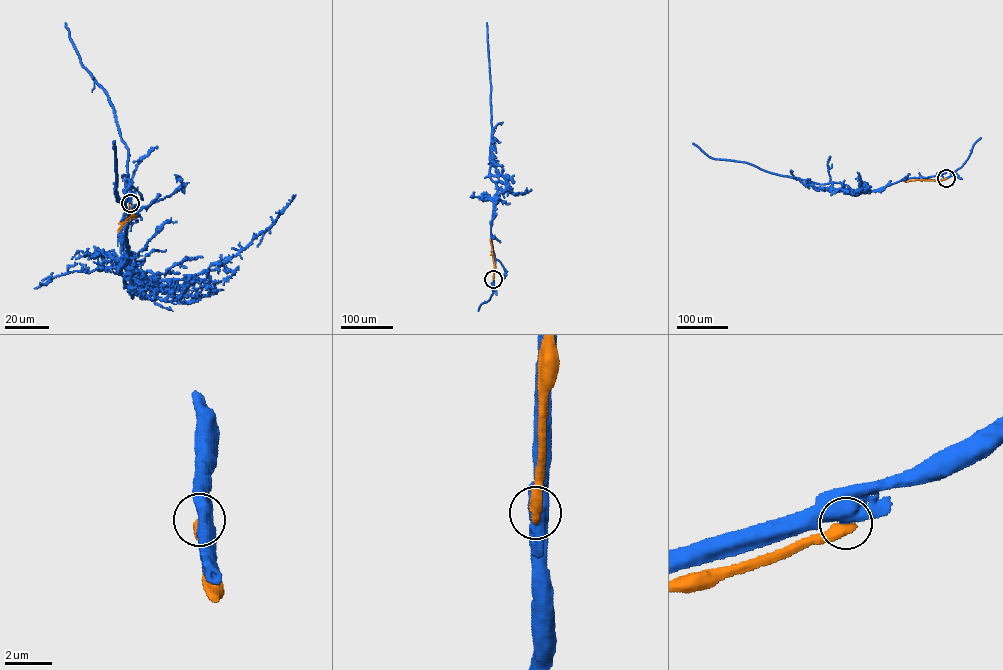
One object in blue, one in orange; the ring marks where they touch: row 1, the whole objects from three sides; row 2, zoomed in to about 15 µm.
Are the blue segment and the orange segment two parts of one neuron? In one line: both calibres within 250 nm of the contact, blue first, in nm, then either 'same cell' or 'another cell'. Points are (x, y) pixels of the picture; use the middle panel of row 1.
calibres 700 and 500 nm; another cell

